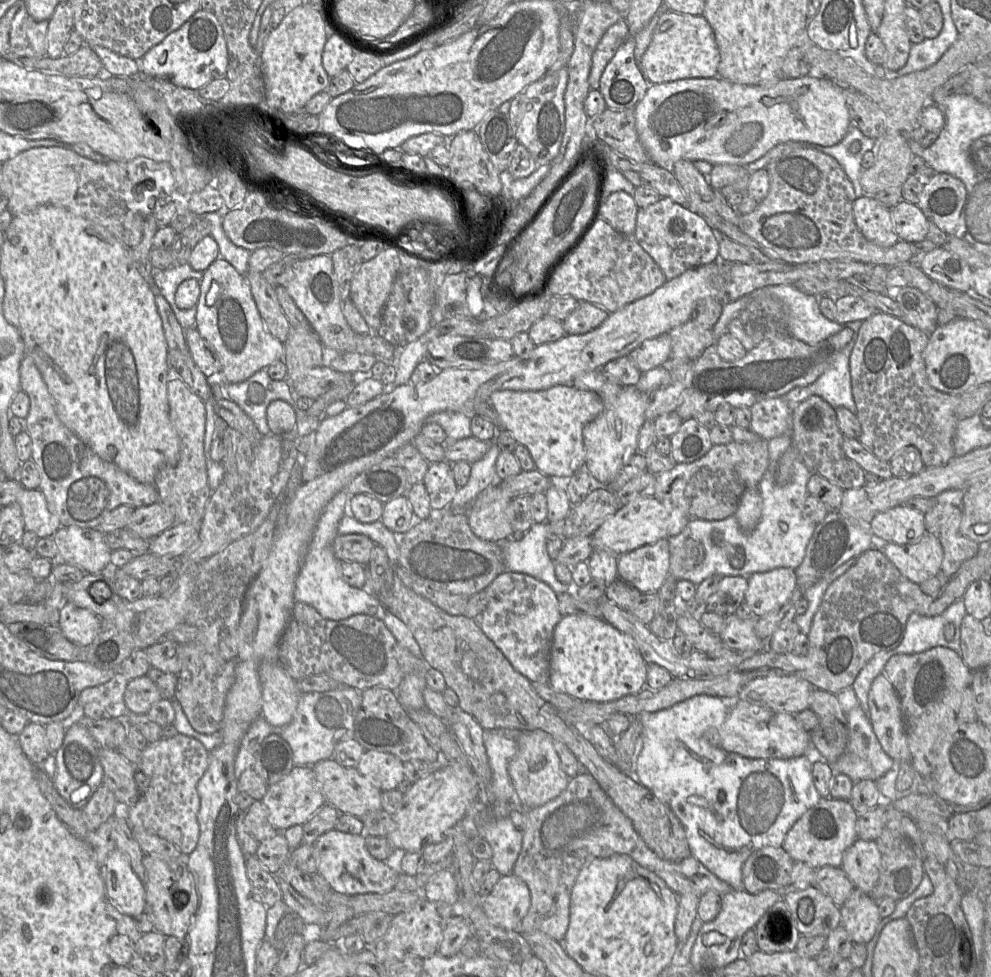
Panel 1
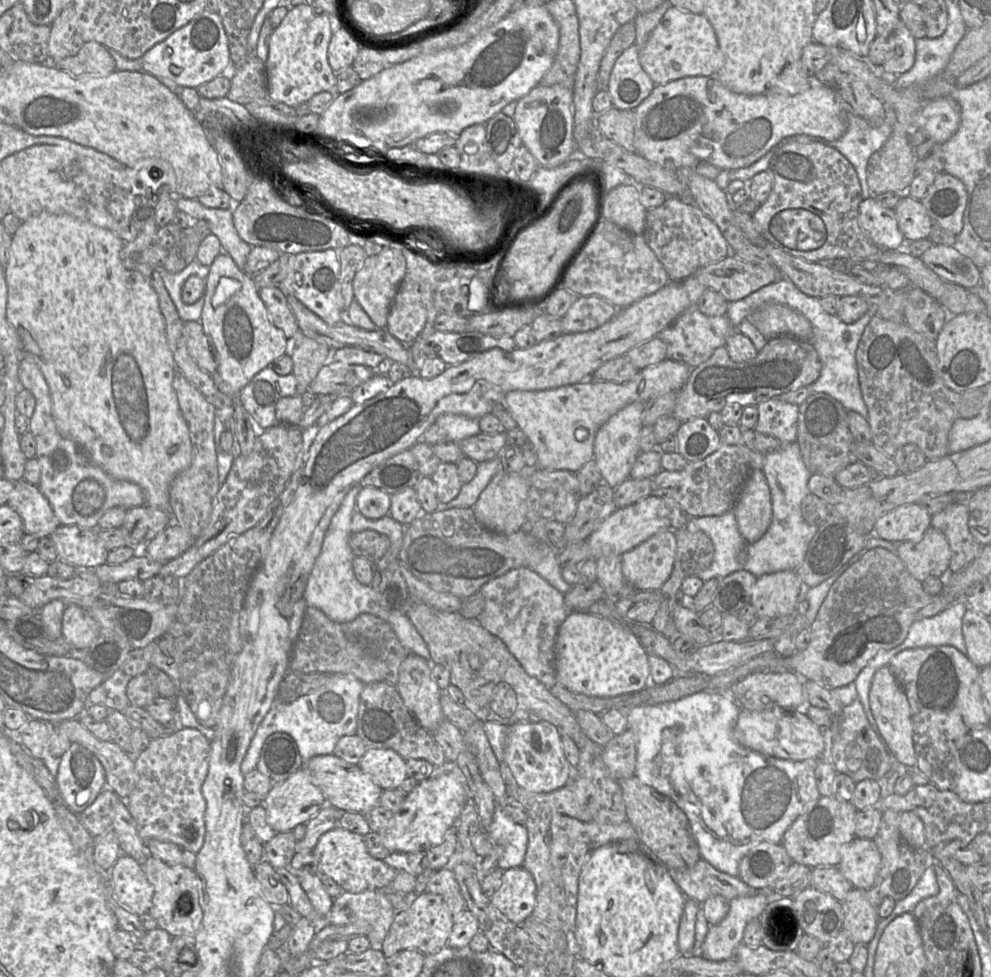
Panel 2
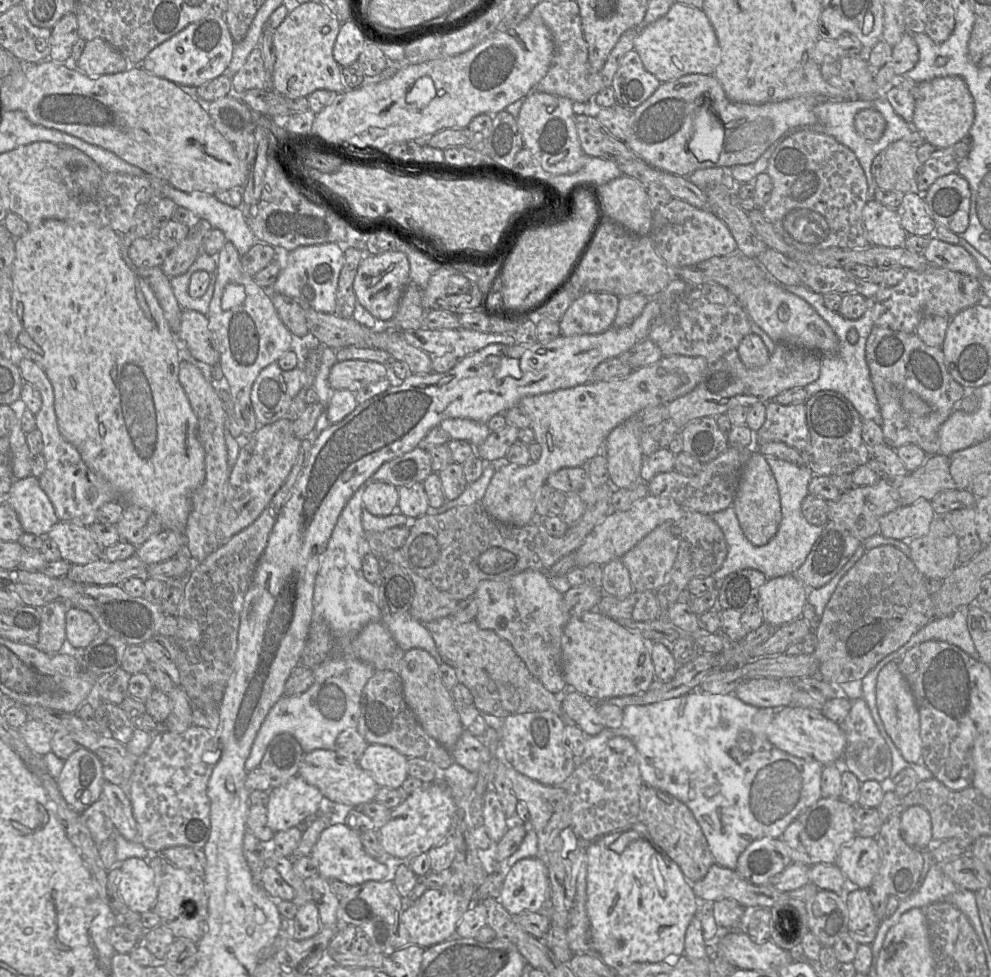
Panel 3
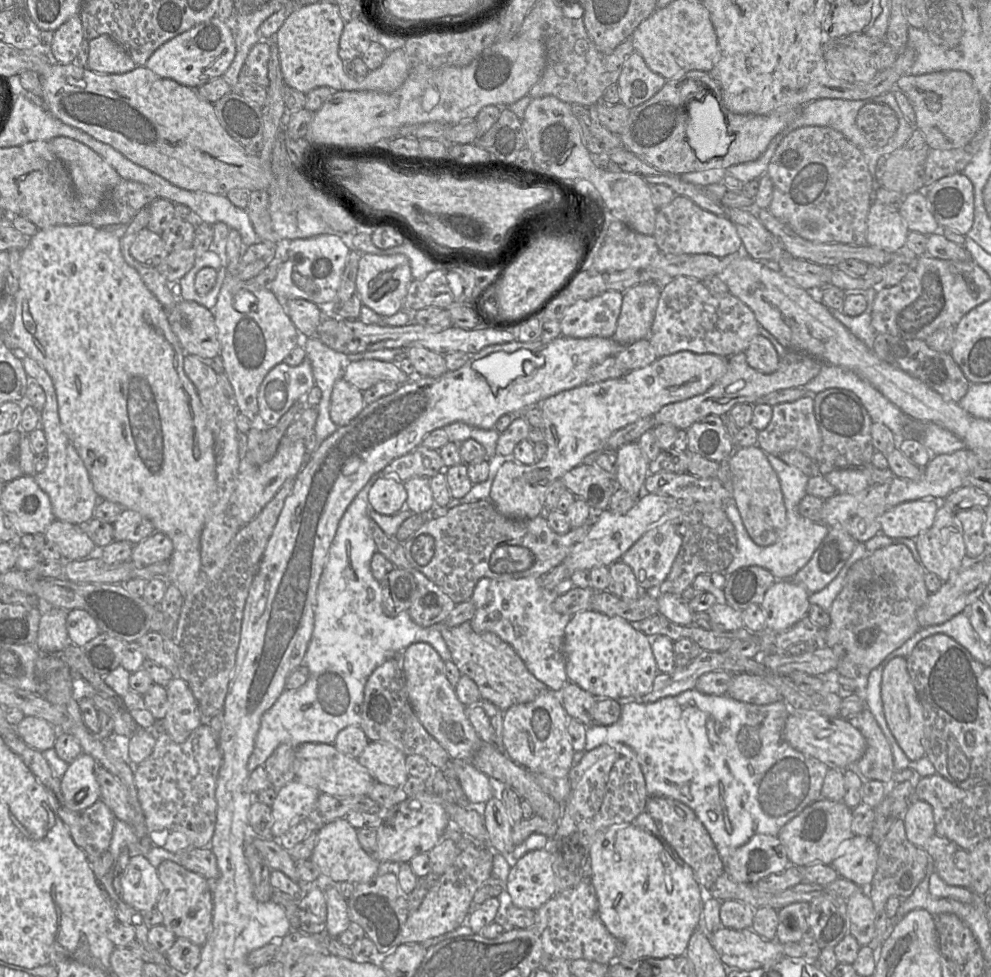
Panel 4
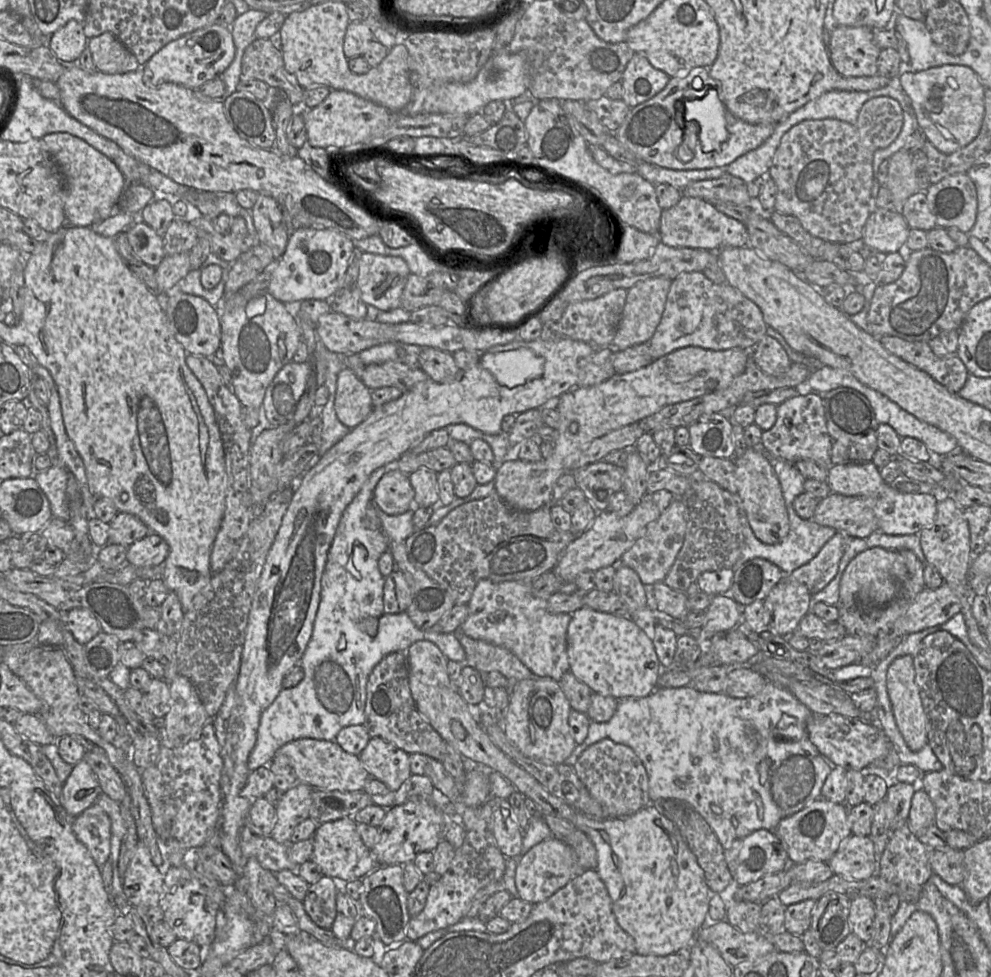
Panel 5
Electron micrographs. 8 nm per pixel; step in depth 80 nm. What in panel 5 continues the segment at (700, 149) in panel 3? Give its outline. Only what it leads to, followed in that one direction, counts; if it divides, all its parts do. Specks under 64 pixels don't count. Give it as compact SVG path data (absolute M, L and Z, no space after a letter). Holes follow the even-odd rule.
M714 88L701 98L684 100L681 113L684 122L696 121L699 125L699 141L704 152L716 150L728 139L727 111Z

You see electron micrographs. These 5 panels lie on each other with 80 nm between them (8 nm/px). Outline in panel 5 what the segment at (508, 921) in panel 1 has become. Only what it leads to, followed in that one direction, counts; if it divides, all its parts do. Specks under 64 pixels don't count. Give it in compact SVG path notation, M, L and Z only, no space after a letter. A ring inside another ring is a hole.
M550 837L533 846L517 859L515 869L517 897L532 905L544 902L584 871L578 864L574 851L563 841Z

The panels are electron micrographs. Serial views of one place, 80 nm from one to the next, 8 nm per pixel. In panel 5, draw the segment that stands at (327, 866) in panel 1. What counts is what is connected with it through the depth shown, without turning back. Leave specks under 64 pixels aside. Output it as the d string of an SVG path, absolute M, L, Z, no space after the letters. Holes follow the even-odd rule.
M351 817L318 825L313 835L311 860L319 867L323 876L328 876L334 880L338 891L342 883L362 879L379 865L371 850L363 843L357 830L357 823Z

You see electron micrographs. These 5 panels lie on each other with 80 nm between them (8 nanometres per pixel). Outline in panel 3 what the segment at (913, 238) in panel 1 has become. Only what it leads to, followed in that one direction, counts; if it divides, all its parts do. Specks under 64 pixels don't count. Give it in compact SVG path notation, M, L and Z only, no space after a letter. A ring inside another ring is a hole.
M917 191L905 193L896 211L908 235L933 237L937 224L927 209L923 194Z

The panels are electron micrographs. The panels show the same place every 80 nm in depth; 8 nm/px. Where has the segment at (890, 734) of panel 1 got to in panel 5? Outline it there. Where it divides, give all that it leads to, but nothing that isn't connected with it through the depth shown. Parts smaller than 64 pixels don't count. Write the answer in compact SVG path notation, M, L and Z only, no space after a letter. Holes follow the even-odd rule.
M913 657L896 658L888 667L886 686L896 725L908 748L919 751L927 744L927 718L915 682Z

